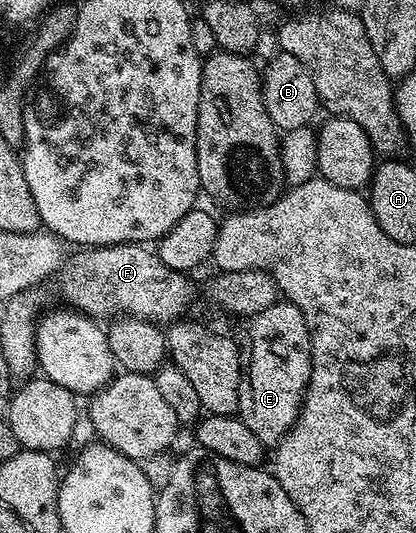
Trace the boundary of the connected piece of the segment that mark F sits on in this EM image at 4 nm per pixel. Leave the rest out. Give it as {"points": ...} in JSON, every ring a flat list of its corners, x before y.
{"points":[[119,243,115,247,87,249,59,268,59,295,64,304,96,321,131,316,156,325,182,320,191,303,191,283,182,271,169,269,150,246]]}

